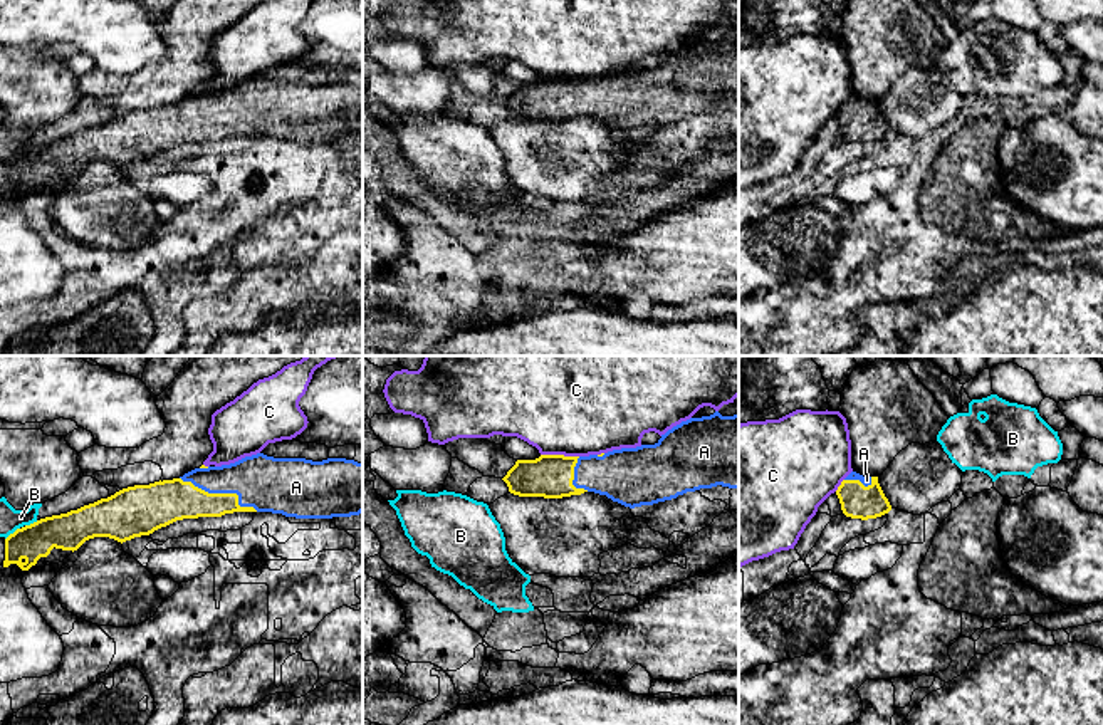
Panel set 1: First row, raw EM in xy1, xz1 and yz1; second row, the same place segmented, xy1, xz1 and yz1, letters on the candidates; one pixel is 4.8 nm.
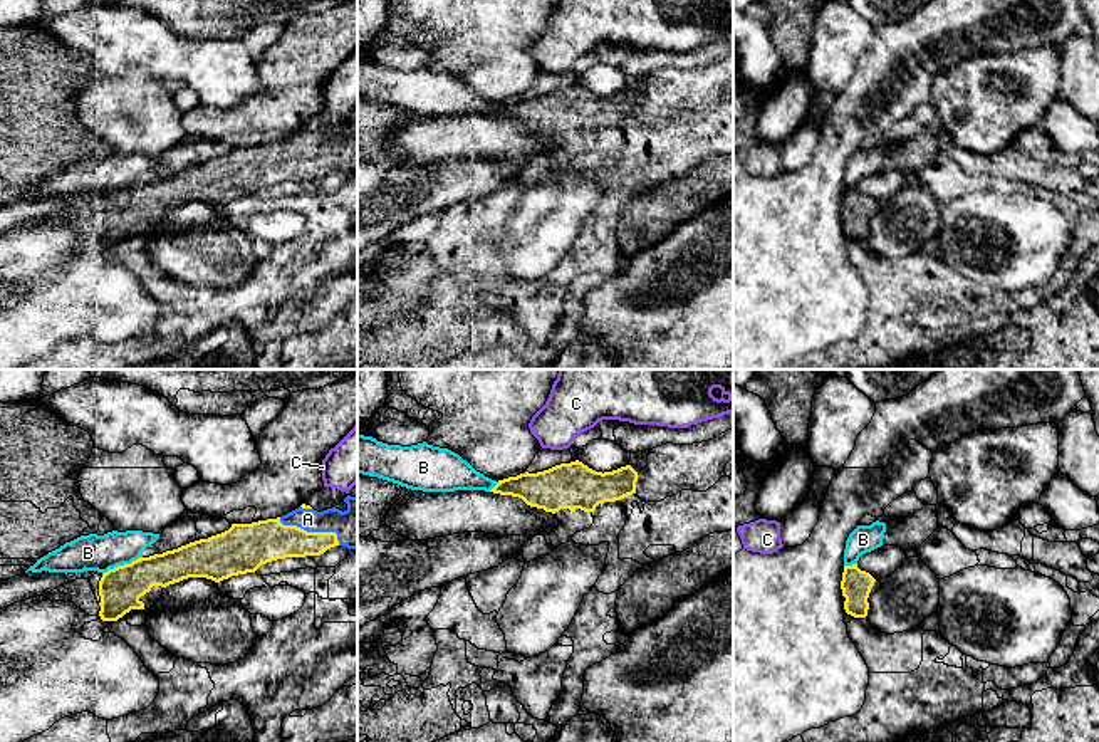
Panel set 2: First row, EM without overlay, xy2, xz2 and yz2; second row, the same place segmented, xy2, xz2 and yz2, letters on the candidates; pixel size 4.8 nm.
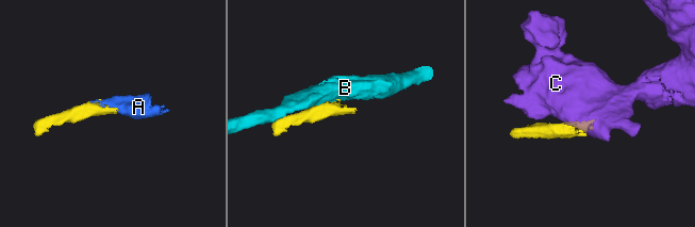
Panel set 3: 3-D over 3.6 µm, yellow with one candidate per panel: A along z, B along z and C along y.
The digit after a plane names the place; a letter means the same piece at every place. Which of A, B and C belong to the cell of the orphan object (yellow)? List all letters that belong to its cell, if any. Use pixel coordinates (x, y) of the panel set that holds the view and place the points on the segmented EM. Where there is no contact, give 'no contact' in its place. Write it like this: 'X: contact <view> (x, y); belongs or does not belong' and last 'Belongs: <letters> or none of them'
A: contact xy1 (222, 494); belongs
B: contact xy2 (121, 566); does not belong
C: contact xz1 (559, 455); does not belong
Belongs: A

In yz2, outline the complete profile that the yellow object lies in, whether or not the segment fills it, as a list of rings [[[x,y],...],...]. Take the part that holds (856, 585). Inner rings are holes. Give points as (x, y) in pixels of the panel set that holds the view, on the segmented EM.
[[[857,564],[844,566],[841,589],[844,601],[844,609],[854,618],[866,618],[869,609],[869,593],[876,579],[857,567]]]

